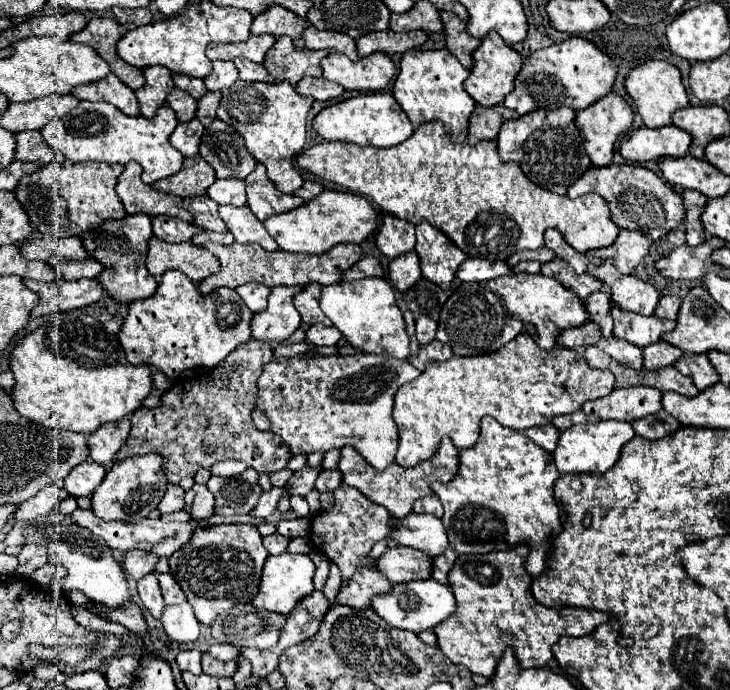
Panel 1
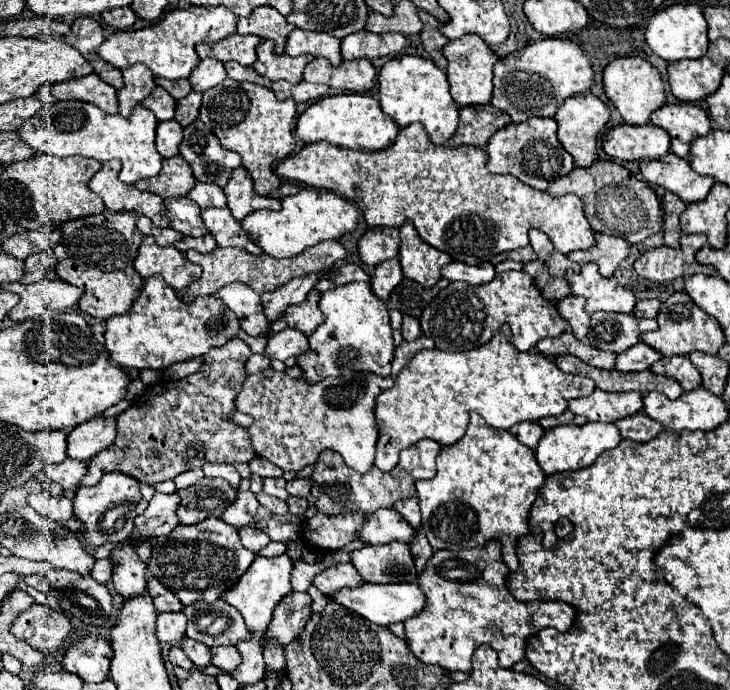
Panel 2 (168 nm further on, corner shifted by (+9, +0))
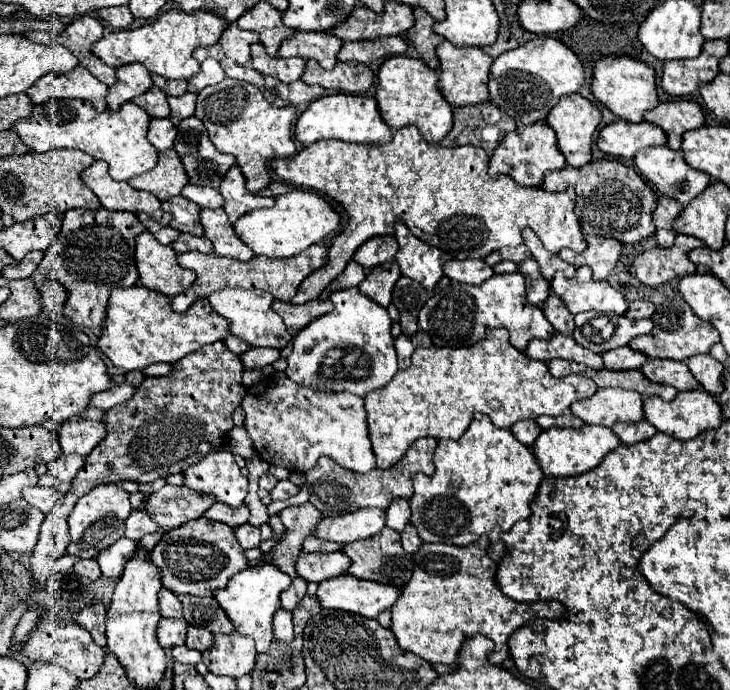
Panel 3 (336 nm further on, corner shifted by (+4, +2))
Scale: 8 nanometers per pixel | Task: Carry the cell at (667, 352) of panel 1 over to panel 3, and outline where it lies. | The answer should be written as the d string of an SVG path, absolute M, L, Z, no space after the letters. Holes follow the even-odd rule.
M620 347L608 353L602 353L602 359L604 359L604 369L624 371L624 369L640 369L648 357L638 351L632 351L630 347Z

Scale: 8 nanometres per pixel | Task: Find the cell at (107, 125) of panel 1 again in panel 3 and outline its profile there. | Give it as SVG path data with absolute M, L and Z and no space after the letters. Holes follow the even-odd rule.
M56 99L56 101L46 101L40 105L32 107L30 117L26 117L24 121L18 121L12 129L18 133L18 137L36 153L46 153L50 149L56 147L70 147L70 149L80 149L88 155L92 155L94 159L102 159L108 163L108 173L112 175L114 181L128 181L136 175L142 175L146 171L150 171L156 165L158 159L158 151L148 143L146 133L148 133L148 125L150 125L150 117L144 109L140 109L134 103L124 103L120 105L118 111L104 111L98 113L90 101L84 99Z

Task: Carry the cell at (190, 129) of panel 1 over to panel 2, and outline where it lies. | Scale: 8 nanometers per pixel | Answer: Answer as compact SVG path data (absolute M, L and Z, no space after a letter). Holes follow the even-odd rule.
M173 119L157 125L157 149L163 157L175 157L179 153L181 139L183 139L183 127Z

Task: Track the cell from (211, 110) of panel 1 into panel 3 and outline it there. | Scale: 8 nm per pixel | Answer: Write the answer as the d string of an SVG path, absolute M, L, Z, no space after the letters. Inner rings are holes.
M184 93L180 97L168 97L170 105L170 119L174 125L178 125L182 119L194 115L194 105L196 105L196 93Z

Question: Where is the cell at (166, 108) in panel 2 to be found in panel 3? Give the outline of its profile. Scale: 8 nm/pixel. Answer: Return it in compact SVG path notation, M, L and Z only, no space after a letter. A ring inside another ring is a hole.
M154 85L146 93L142 93L140 97L134 97L132 103L140 105L150 117L168 117L168 113L170 113L166 93Z

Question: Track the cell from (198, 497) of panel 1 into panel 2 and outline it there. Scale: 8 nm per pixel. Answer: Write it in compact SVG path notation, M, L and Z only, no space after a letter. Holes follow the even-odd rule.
M155 493L155 497L149 501L149 507L143 515L135 517L135 529L141 535L149 537L161 537L171 533L179 525L179 517L175 517L175 511L179 509L179 493Z

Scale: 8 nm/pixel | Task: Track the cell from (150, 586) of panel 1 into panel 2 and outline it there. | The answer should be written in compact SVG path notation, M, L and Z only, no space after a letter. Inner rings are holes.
M121 547L111 553L111 559L115 559L115 571L113 571L113 585L117 593L121 593L125 599L139 597L147 591L147 563L143 563L133 547Z

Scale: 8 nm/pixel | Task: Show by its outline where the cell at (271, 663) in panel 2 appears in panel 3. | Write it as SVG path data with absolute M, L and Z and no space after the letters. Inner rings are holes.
M278 609L274 615L274 637L282 643L292 641L294 633L292 633L292 613L288 613L286 609Z

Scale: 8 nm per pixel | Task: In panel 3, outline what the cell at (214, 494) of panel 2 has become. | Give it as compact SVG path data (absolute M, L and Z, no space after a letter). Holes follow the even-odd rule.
M164 485L160 491L152 491L150 495L146 495L142 511L146 511L162 529L170 531L192 519L198 519L212 503L214 497L194 493L184 485Z

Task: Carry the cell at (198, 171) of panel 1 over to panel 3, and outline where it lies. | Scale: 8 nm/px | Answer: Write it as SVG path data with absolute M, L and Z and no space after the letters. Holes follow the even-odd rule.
M168 149L164 153L158 153L158 163L154 169L150 169L148 173L142 173L140 177L134 177L128 183L134 189L142 189L156 195L160 201L168 201L180 195L182 187L188 183L188 175L176 151Z

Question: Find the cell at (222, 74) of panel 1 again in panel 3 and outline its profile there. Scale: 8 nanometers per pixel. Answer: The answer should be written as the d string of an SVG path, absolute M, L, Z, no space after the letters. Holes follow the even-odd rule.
M206 59L204 63L202 63L202 69L200 69L200 73L196 73L194 77L190 77L188 79L188 91L192 91L192 93L198 93L200 89L204 89L204 87L208 87L208 85L216 85L216 83L220 83L224 79L224 71L222 71L222 67L220 67L220 63L216 61L216 59Z

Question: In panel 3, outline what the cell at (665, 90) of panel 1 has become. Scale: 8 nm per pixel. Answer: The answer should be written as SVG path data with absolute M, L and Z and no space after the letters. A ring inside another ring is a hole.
M602 57L602 59L598 59L592 69L590 91L596 101L600 101L614 115L618 115L620 119L630 121L630 123L644 121L644 113L650 111L654 105L658 105L654 69L638 59L632 59L632 57Z

